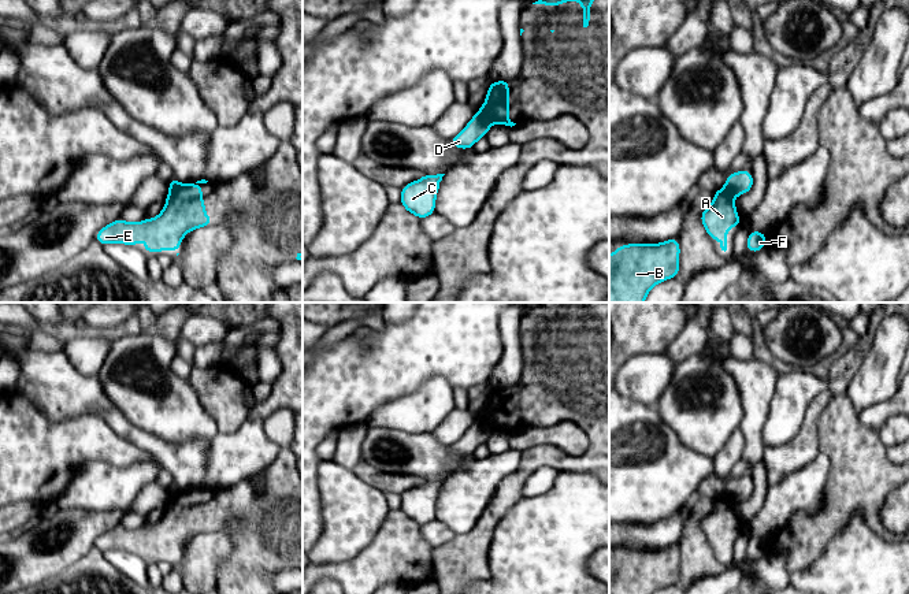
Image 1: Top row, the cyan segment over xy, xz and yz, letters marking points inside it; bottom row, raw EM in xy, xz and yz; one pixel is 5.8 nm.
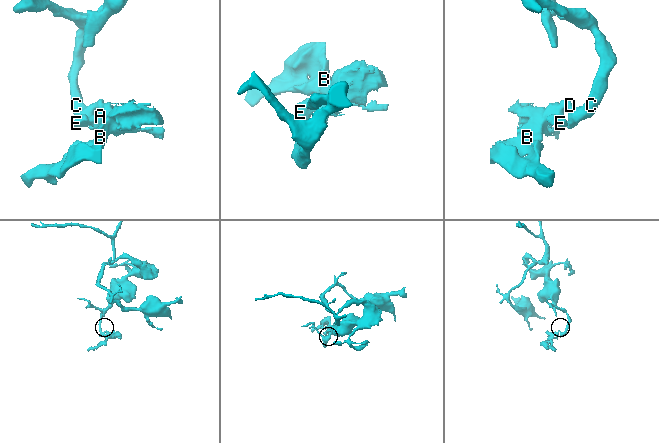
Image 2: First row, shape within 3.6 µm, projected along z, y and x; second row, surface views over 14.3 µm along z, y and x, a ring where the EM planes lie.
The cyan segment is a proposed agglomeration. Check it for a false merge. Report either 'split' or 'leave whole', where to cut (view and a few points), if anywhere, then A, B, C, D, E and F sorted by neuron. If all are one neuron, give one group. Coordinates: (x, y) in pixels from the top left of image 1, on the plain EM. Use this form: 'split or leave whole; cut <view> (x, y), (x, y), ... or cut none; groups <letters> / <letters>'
split; cut xz (478, 418), (492, 429); groups A B E / C D F

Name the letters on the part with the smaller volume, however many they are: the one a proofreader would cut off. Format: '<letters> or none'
A, B, E

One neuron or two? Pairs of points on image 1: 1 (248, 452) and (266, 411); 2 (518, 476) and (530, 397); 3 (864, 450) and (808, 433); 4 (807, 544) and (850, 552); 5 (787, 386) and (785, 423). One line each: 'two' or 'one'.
1: one
2: one
3: two
4: two
5: one

